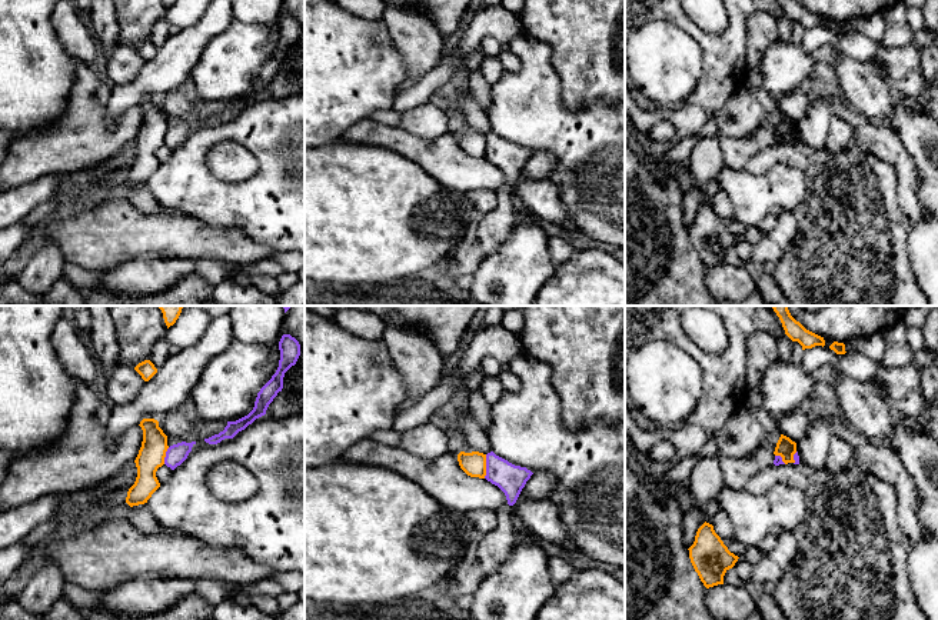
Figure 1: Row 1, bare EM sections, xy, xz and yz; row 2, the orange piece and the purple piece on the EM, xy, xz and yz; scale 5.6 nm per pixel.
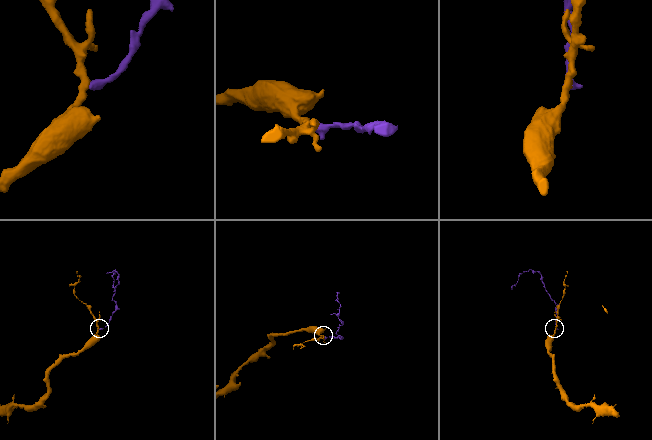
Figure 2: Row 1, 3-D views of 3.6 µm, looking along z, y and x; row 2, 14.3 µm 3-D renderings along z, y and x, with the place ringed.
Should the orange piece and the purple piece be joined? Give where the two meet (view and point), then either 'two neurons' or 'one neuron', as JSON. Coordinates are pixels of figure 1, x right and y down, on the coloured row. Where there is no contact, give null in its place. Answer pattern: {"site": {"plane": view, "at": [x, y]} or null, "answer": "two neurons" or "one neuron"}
{"site": {"plane": "xz", "at": [485, 466]}, "answer": "two neurons"}

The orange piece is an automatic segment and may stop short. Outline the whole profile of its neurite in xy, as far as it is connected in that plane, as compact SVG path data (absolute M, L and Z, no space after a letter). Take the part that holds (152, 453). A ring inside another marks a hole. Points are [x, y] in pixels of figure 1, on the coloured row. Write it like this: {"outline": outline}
{"outline": "M143 419L139 426L143 430L143 441L134 460L137 477L126 497L126 503L130 507L147 503L152 494L160 487L156 471L164 464L169 449L167 436L159 427L157 420Z"}

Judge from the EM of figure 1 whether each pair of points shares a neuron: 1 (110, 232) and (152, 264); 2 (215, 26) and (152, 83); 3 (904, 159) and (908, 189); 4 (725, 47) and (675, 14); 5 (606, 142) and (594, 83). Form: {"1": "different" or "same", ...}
{"1": "different", "2": "same", "3": "same", "4": "same", "5": "different"}

